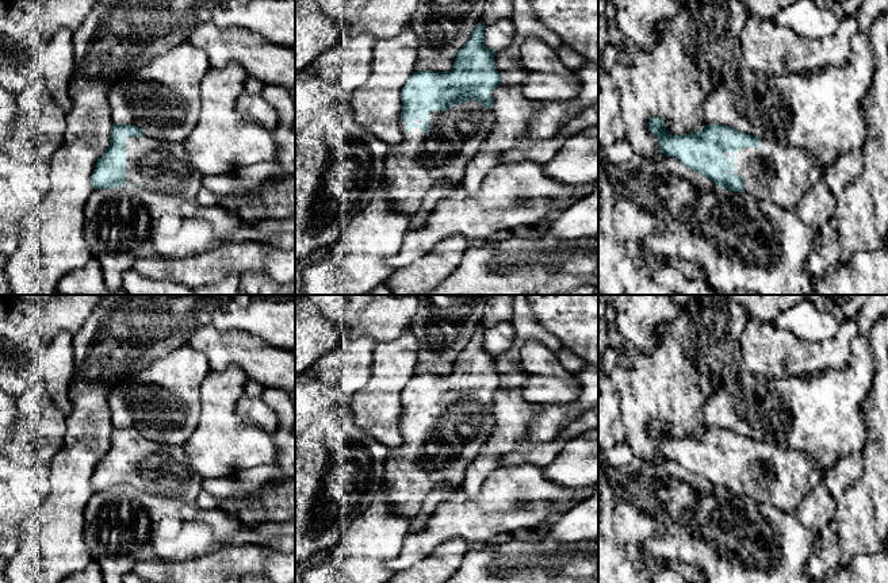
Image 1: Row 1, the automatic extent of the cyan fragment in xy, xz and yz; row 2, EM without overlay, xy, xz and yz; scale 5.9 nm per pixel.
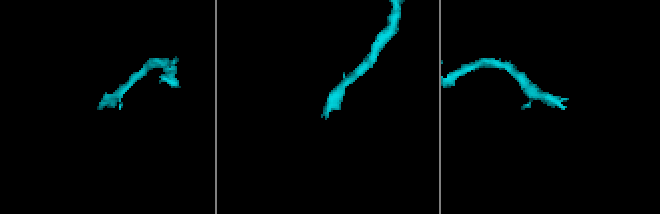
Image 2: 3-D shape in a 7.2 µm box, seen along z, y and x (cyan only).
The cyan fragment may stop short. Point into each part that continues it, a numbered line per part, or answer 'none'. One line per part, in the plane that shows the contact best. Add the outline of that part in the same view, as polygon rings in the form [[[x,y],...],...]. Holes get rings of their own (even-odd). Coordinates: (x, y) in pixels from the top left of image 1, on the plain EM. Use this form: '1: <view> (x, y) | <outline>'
1: xz (417, 464) | [[[468,403],[447,414],[430,414],[428,438],[418,430],[407,436],[406,429],[406,425],[399,425],[402,442],[390,449],[384,464],[384,483],[391,510],[403,518],[413,519],[429,491],[437,484],[460,486],[467,468],[481,454],[494,432],[494,415],[493,410],[486,411],[479,404]]]

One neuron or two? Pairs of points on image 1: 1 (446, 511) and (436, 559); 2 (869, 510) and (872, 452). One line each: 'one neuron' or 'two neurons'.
1: two neurons
2: one neuron

